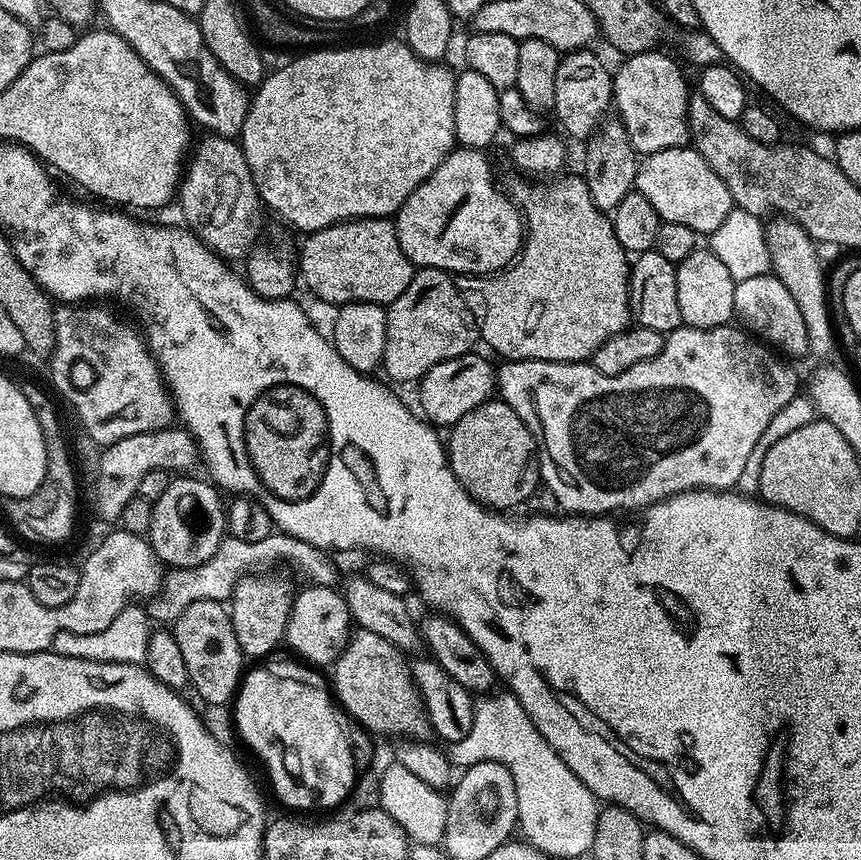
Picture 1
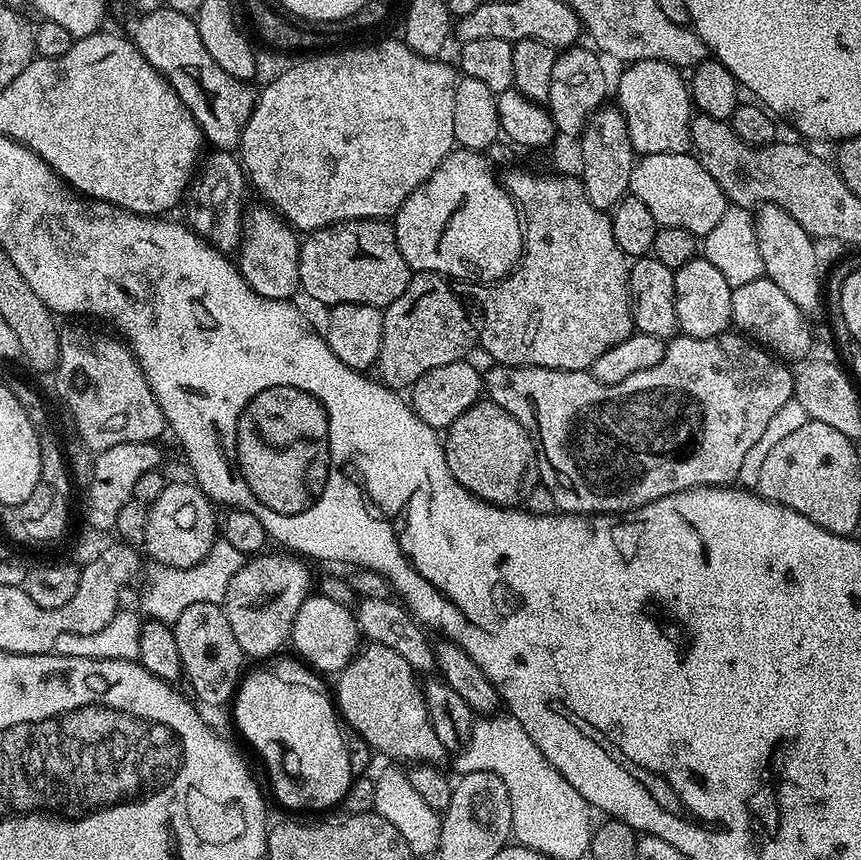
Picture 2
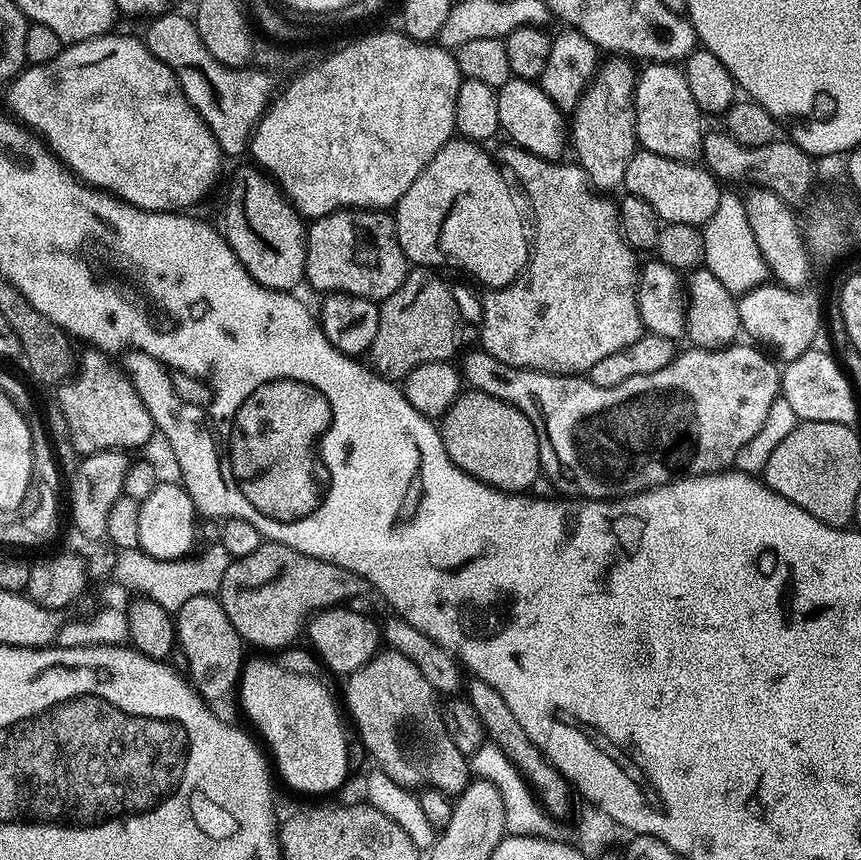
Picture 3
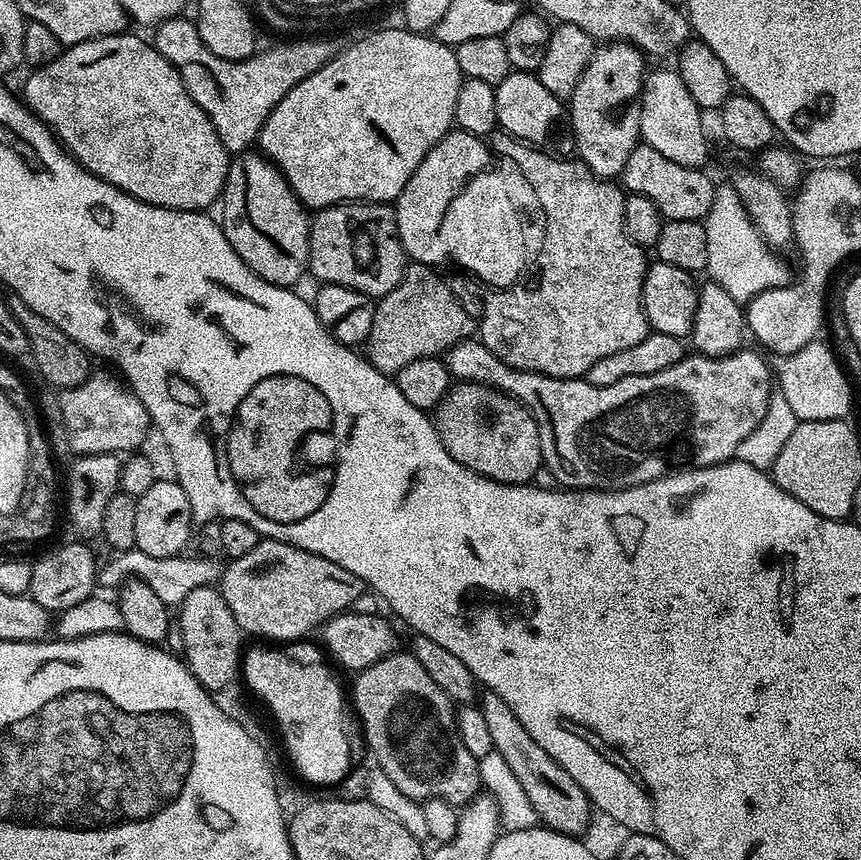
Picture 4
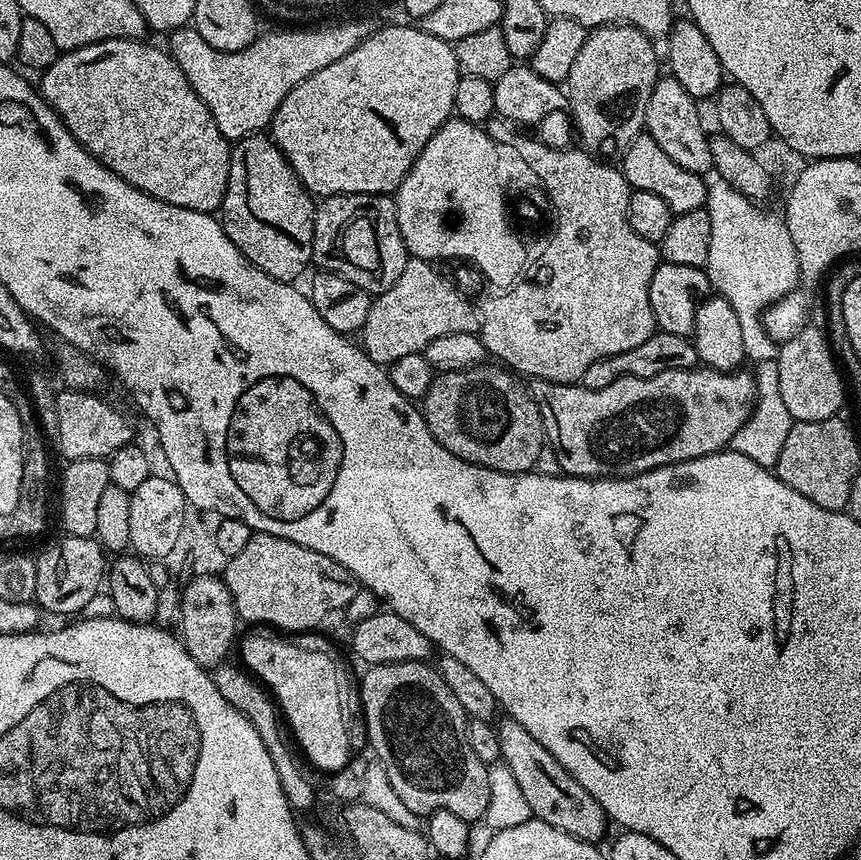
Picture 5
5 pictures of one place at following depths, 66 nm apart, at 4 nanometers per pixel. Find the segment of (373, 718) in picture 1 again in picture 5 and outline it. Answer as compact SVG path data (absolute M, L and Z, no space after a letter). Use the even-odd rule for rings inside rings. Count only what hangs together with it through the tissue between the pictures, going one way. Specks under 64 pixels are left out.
M415 660L373 664L365 672L368 673L364 680L359 681L359 686L366 714L368 743L371 751L376 751L375 759L386 770L386 778L390 778L390 786L394 786L398 798L402 798L406 810L421 818L427 818L438 810L450 810L450 814L458 814L458 818L463 820L483 821L490 806L489 765L483 764L478 754L470 750L469 717L462 706L458 706L458 698L450 694L450 686L446 686L439 671L431 663Z

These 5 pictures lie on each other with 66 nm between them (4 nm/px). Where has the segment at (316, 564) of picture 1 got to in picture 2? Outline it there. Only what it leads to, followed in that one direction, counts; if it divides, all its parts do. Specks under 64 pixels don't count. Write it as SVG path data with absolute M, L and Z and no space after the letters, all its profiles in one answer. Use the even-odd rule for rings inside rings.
M222 538L212 544L206 558L193 567L166 567L155 565L146 576L142 590L142 608L149 619L174 624L188 606L199 602L221 605L226 596L230 579L238 572L244 561L244 554Z

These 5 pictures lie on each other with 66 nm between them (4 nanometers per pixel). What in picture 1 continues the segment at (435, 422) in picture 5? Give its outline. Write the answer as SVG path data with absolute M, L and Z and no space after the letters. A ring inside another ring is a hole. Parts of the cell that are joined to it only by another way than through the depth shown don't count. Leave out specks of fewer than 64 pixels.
M490 398L482 406L462 417L457 424L451 425L449 432L452 433L449 434L448 440L446 436L448 465L452 467L452 473L468 495L473 496L479 504L489 510L508 510L504 508L527 505L530 496L538 492L542 481L536 440L530 434L526 422L522 422L522 418L518 418L518 414L510 410L507 402L499 398Z

